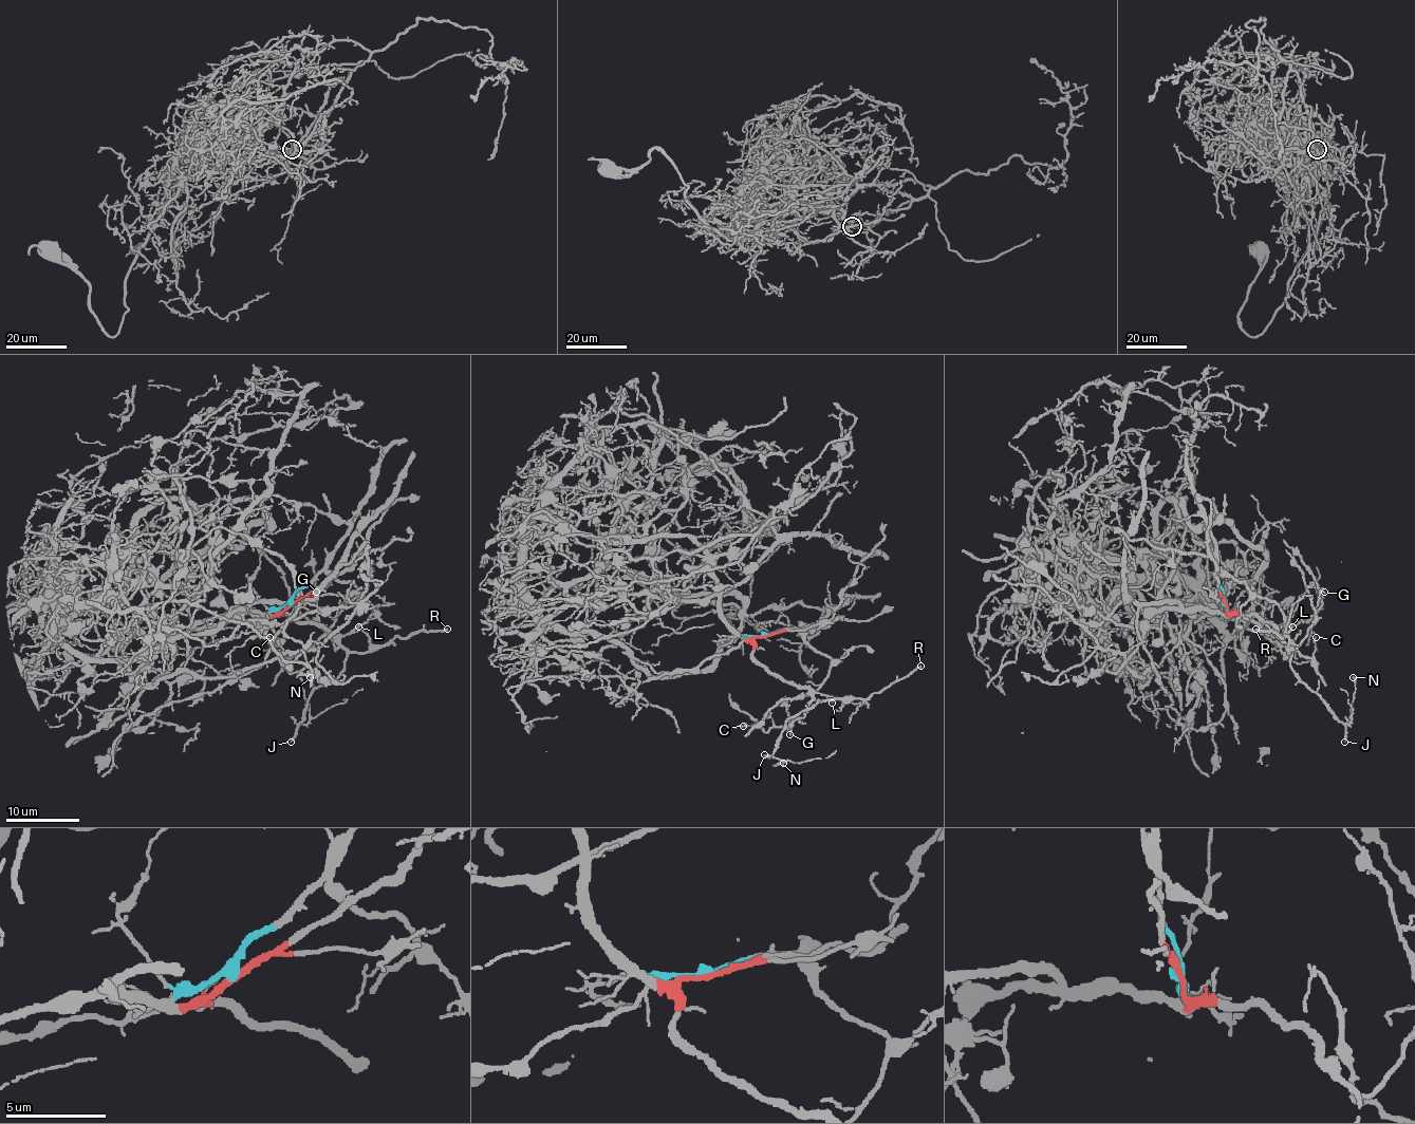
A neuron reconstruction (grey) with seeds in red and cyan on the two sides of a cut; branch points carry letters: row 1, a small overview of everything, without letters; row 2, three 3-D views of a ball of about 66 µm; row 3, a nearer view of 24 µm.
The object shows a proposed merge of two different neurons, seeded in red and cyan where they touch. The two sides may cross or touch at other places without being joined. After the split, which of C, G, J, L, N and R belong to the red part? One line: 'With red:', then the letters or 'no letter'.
With red: G, J, L, N, R

